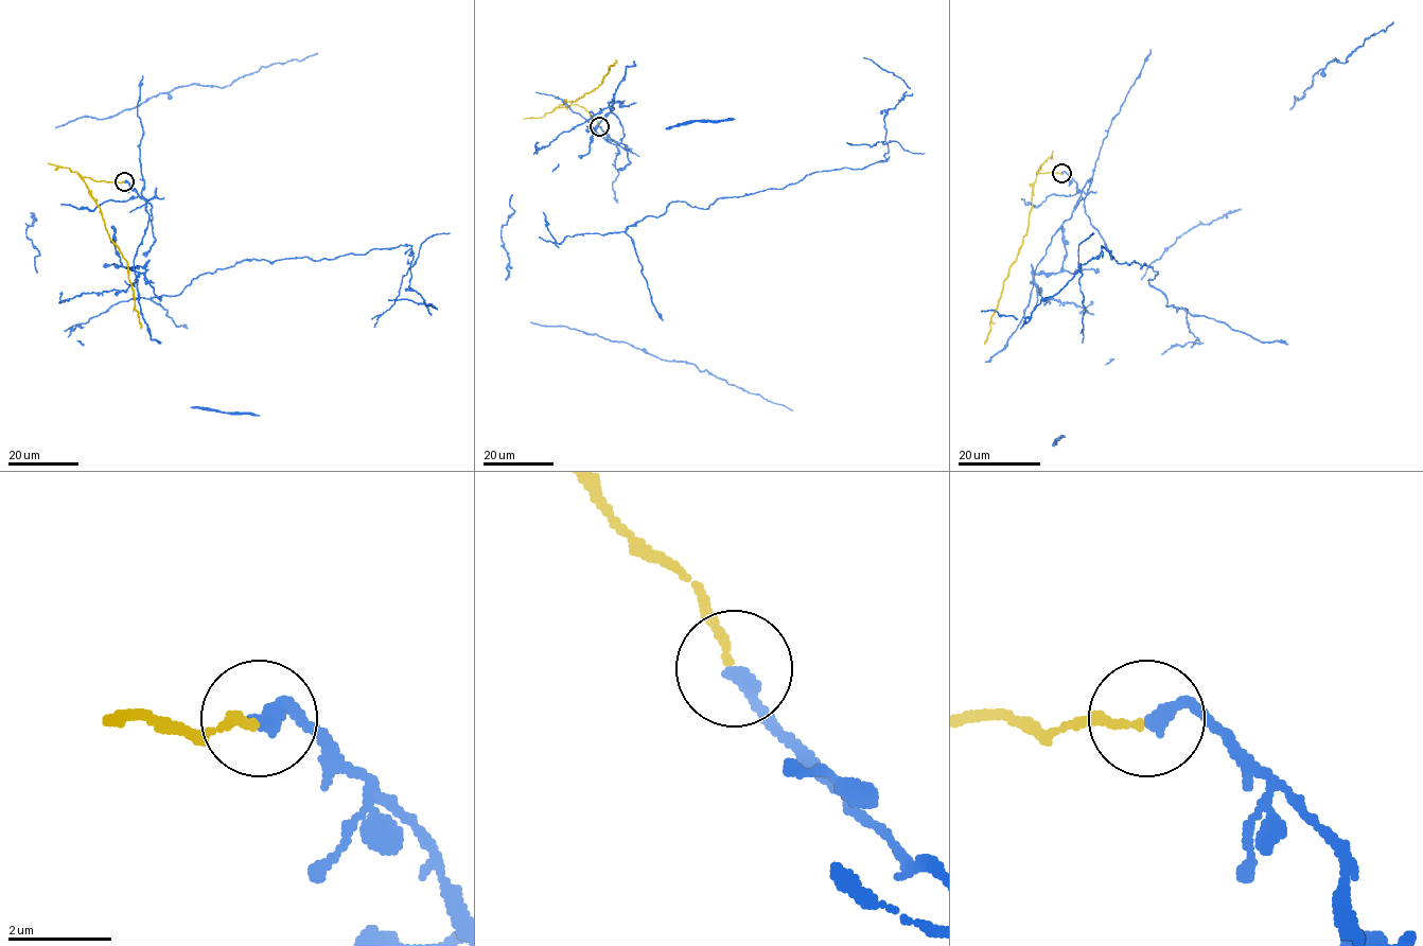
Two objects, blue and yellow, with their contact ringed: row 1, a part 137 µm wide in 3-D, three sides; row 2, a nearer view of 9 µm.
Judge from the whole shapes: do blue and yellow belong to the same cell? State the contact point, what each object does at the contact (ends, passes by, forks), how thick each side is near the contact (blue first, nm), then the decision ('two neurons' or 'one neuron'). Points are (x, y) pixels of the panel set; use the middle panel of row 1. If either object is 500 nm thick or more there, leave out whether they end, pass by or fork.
place (599, 126); blue ends; yellow ends; calibres 300 and 150 nm; two neurons

